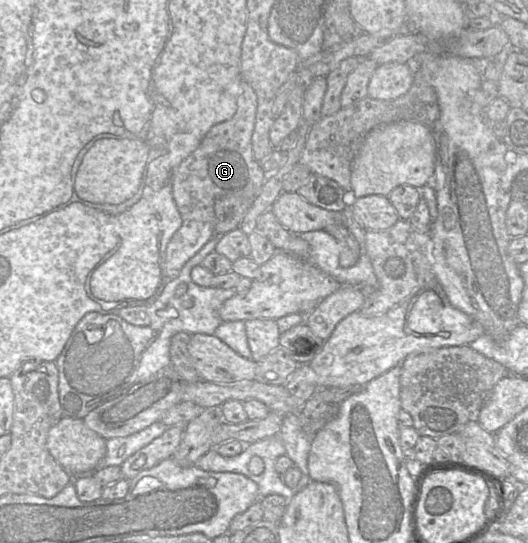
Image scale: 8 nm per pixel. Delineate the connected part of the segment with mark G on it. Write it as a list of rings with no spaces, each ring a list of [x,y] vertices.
[[[242,80],[235,114],[230,119],[212,126],[175,172],[172,194],[182,224],[166,248],[166,273],[171,280],[179,276],[186,262],[214,236],[215,200],[225,196],[256,198],[261,190],[266,173],[261,168],[261,163],[255,159],[252,150],[257,103],[255,91]]]

